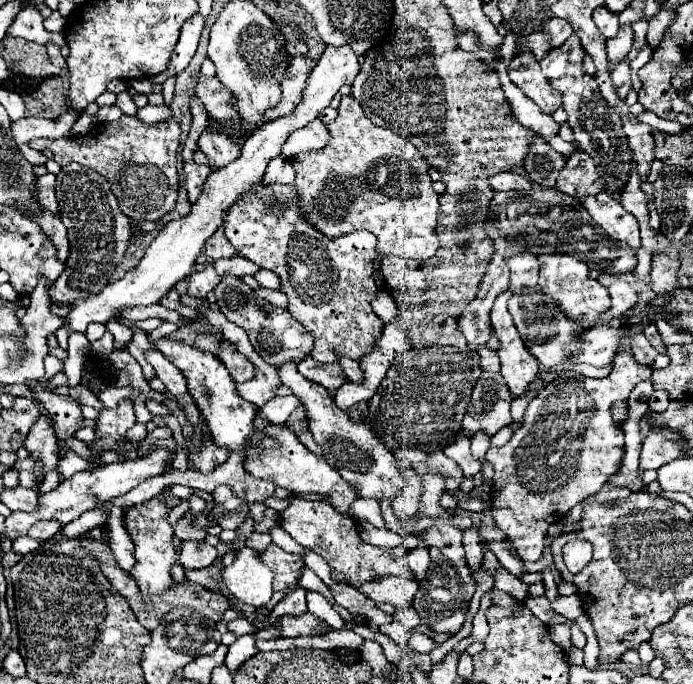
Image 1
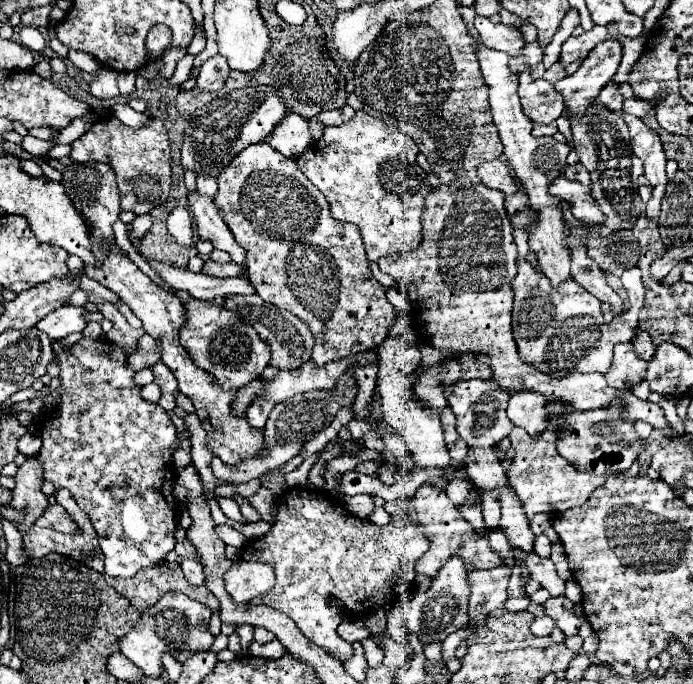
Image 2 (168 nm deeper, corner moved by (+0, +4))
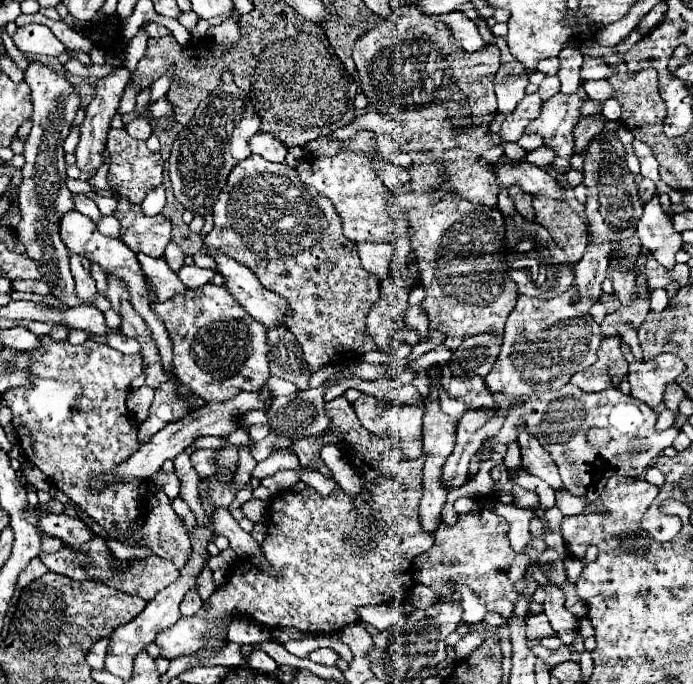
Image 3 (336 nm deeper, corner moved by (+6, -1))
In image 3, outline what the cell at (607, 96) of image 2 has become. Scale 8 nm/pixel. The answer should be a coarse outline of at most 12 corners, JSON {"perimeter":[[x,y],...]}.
{"perimeter":[[581,117],[573,127],[577,155],[603,131],[605,117]]}

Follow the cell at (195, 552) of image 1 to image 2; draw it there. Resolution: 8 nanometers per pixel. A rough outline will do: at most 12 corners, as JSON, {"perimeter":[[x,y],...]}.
{"perimeter":[[183,558],[181,570],[191,584],[203,584],[199,558]]}

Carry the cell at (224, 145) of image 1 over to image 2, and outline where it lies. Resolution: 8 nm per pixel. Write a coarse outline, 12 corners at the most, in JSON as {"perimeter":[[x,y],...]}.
{"perimeter":[[267,142],[215,206],[265,302],[317,366],[373,350],[395,312],[359,228]]}

